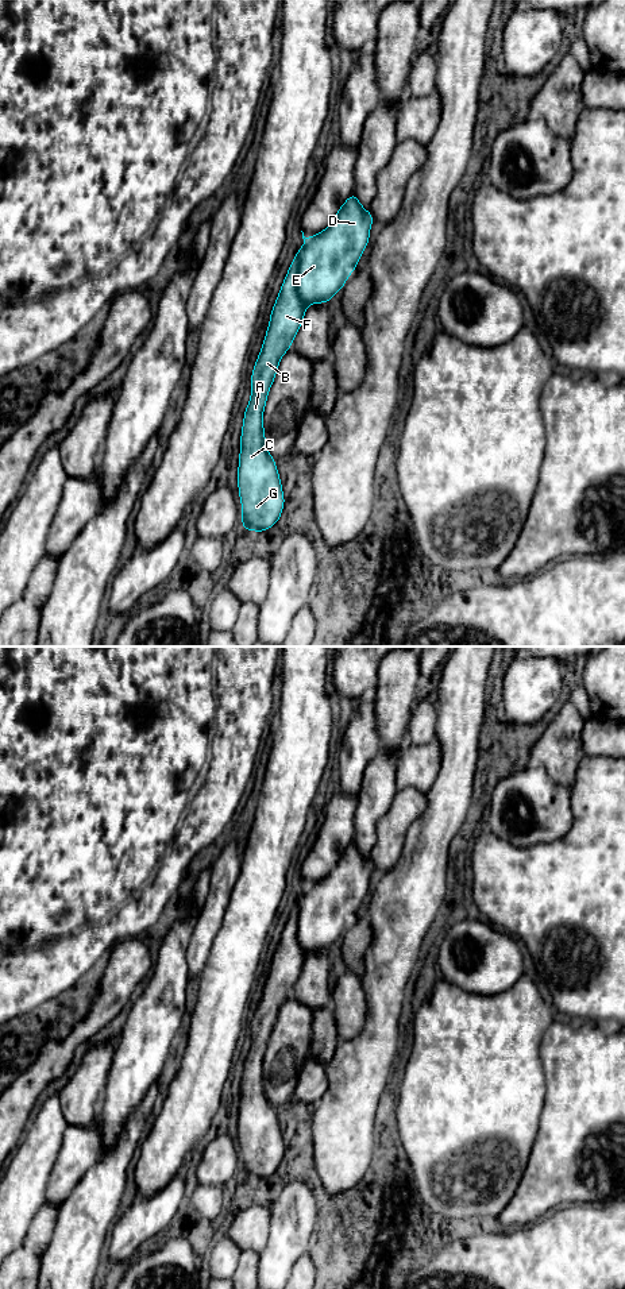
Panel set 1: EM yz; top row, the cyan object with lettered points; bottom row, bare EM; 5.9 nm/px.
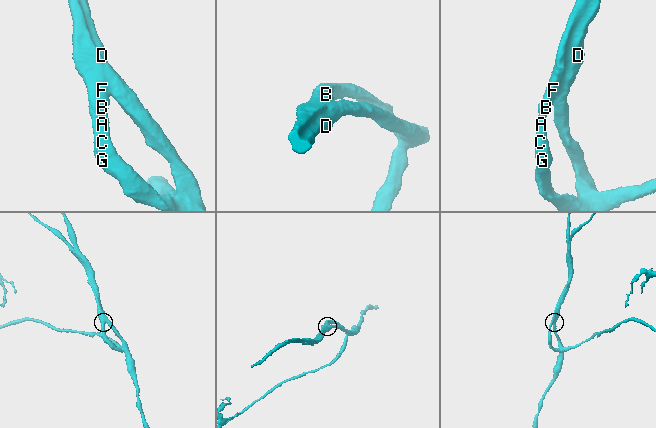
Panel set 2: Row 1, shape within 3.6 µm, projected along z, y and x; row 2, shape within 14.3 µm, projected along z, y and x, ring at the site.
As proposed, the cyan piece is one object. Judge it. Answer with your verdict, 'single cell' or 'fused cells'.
fused cells

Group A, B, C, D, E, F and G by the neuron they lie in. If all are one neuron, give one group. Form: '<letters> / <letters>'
A B C F G / D E

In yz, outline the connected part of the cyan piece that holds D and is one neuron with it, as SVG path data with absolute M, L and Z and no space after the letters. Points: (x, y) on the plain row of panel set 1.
M355 840L339 856L323 880L308 885L298 907L298 941L306 956L328 950L343 937L369 892L374 869Z

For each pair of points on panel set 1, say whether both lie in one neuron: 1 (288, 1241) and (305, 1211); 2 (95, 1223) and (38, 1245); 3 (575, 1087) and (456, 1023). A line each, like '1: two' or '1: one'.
1: one
2: two
3: two

